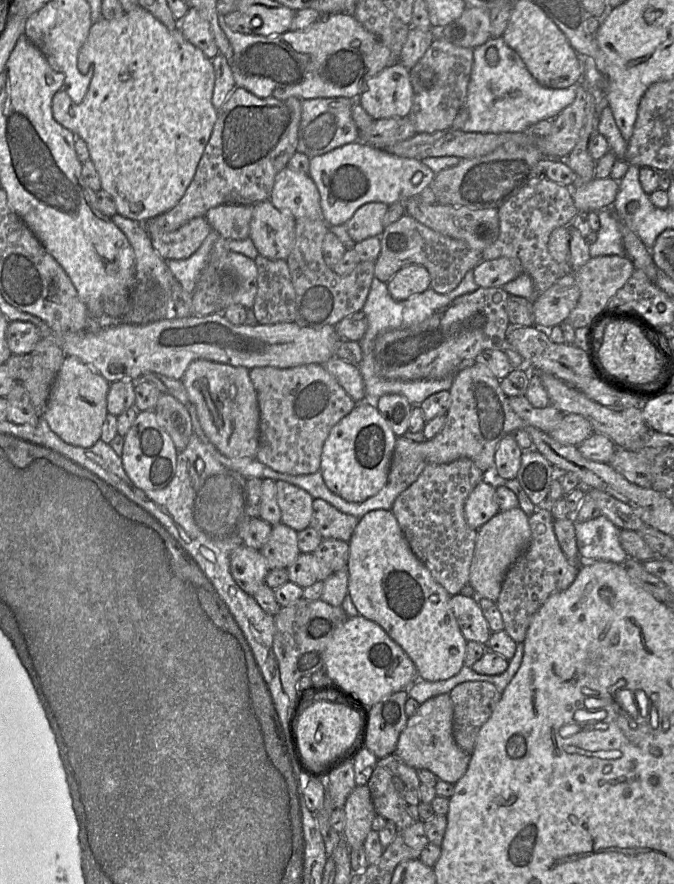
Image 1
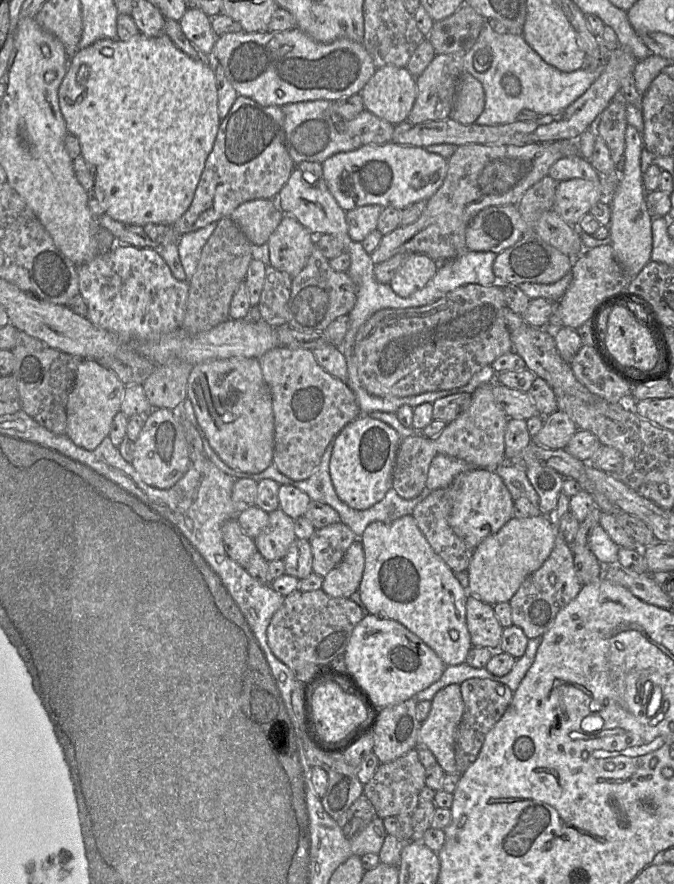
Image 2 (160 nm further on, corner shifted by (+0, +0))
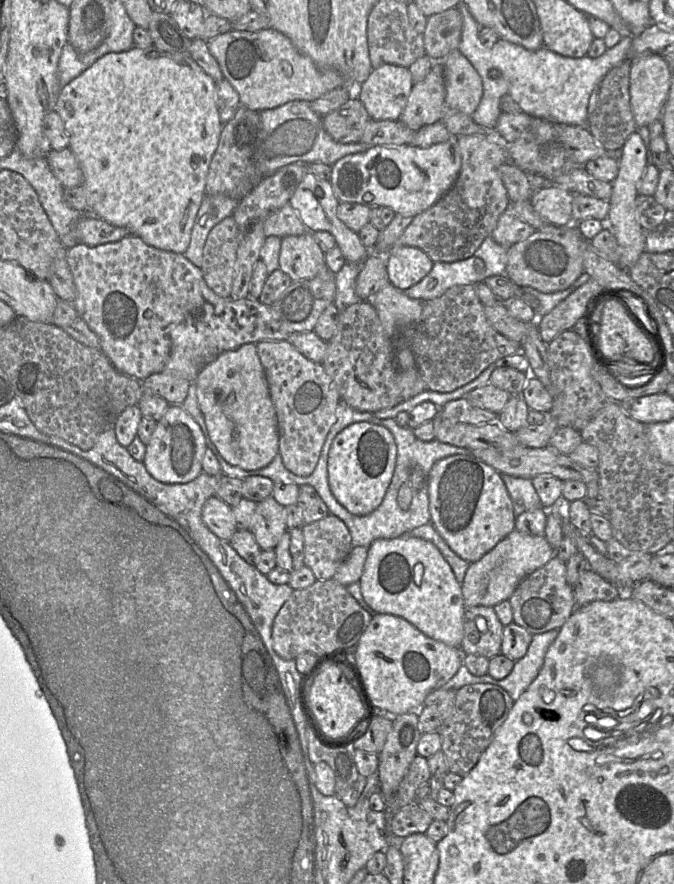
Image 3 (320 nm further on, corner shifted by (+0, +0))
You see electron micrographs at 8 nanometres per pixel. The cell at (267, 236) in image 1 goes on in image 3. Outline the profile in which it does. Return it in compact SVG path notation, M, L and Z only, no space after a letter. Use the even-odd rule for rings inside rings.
M307 231L302 235L285 236L281 241L279 269L289 275L293 281L310 280L315 278L321 271L328 270L325 254L311 231Z

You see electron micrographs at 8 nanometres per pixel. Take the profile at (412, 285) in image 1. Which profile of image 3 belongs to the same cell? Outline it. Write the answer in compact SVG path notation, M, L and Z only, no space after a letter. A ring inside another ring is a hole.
M410 246L391 247L384 257L388 279L400 290L407 290L419 283L434 265L425 252Z

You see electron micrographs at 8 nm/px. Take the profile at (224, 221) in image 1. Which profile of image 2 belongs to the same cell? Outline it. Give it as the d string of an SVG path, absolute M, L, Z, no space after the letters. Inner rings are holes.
M256 199L239 205L230 215L247 239L254 245L268 242L285 213L275 199Z

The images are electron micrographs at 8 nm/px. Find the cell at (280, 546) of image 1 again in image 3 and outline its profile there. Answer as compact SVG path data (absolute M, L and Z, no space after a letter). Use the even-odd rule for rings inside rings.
M272 495L258 502L249 530L262 550L274 549L287 530L285 507Z

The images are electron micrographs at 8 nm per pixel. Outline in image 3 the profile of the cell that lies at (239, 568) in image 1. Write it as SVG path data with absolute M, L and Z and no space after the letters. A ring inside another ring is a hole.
M217 495L208 498L202 507L202 518L207 527L228 541L237 530L232 508Z

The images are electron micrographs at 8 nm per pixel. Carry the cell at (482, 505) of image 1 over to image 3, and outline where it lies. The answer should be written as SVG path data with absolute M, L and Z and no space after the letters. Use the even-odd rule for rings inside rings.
M452 455L437 461L428 476L431 524L463 560L480 560L515 529L512 500L501 474L471 455Z

